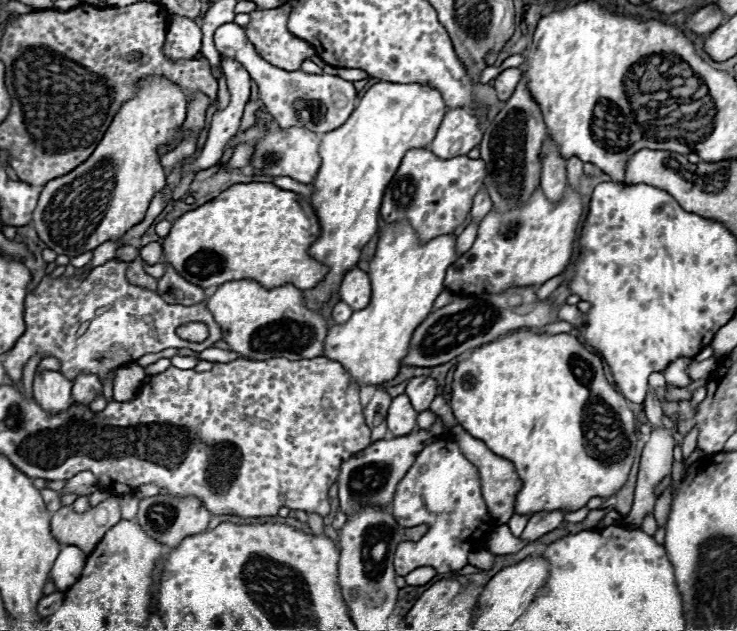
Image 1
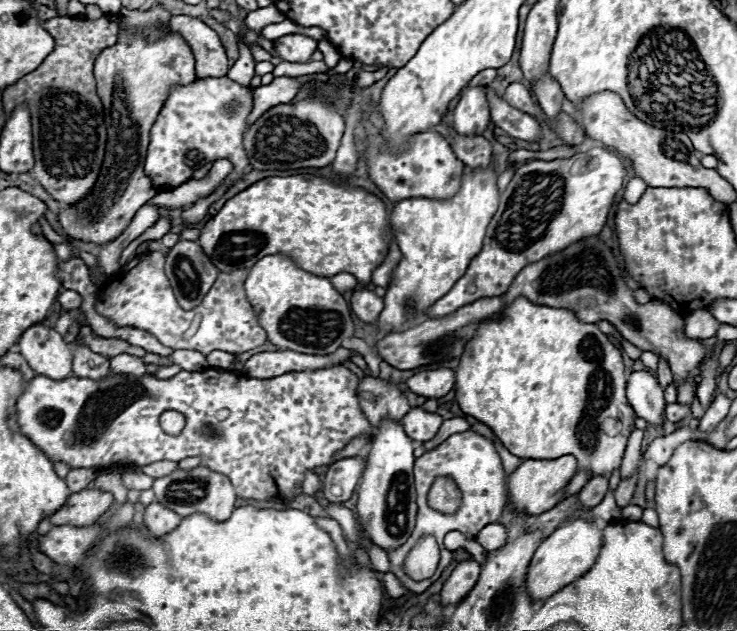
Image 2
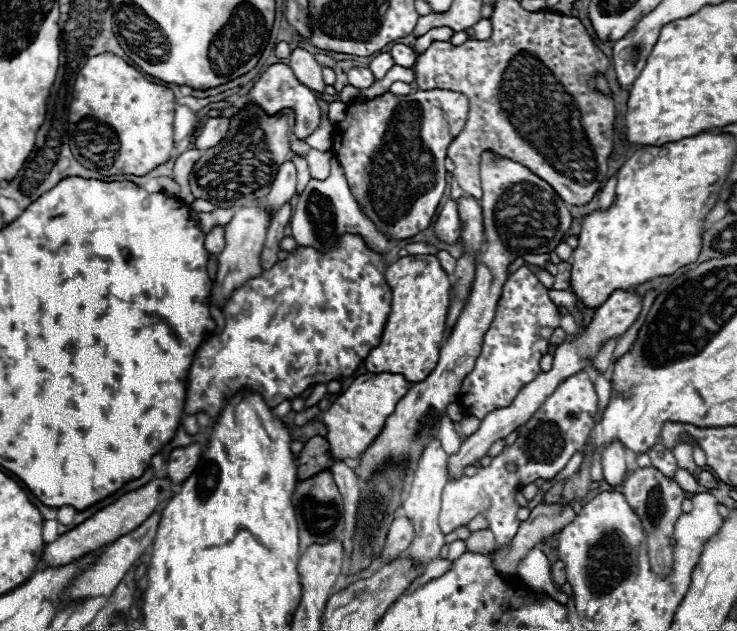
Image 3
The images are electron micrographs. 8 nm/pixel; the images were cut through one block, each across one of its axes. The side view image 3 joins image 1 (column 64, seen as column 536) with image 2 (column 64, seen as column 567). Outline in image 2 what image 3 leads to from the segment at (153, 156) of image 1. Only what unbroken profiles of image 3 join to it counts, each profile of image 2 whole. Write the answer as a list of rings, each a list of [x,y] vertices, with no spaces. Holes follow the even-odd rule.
[[[156,6],[152,10],[128,10],[122,8],[120,16],[124,18],[124,26],[128,28],[138,28],[138,26],[150,26],[156,24],[158,28],[166,30],[166,36],[154,42],[144,40],[142,36],[122,36],[114,46],[106,48],[100,52],[100,56],[96,58],[96,66],[94,66],[94,74],[96,74],[96,82],[98,82],[98,96],[104,104],[106,110],[106,126],[108,126],[108,142],[106,142],[106,152],[104,152],[104,162],[98,174],[98,180],[92,188],[92,192],[88,196],[84,196],[80,202],[72,204],[72,206],[64,206],[58,212],[58,222],[64,230],[64,234],[68,236],[68,240],[72,242],[88,242],[88,244],[106,244],[110,240],[114,240],[116,236],[122,234],[122,230],[130,224],[130,220],[134,218],[136,210],[146,204],[150,198],[154,198],[158,194],[158,190],[152,186],[152,180],[144,174],[144,158],[146,158],[146,150],[148,150],[148,142],[150,142],[150,128],[156,122],[168,94],[172,92],[174,86],[186,86],[190,82],[196,80],[194,76],[194,56],[190,46],[176,36],[170,30],[170,18],[172,14],[164,8],[164,6]]]

